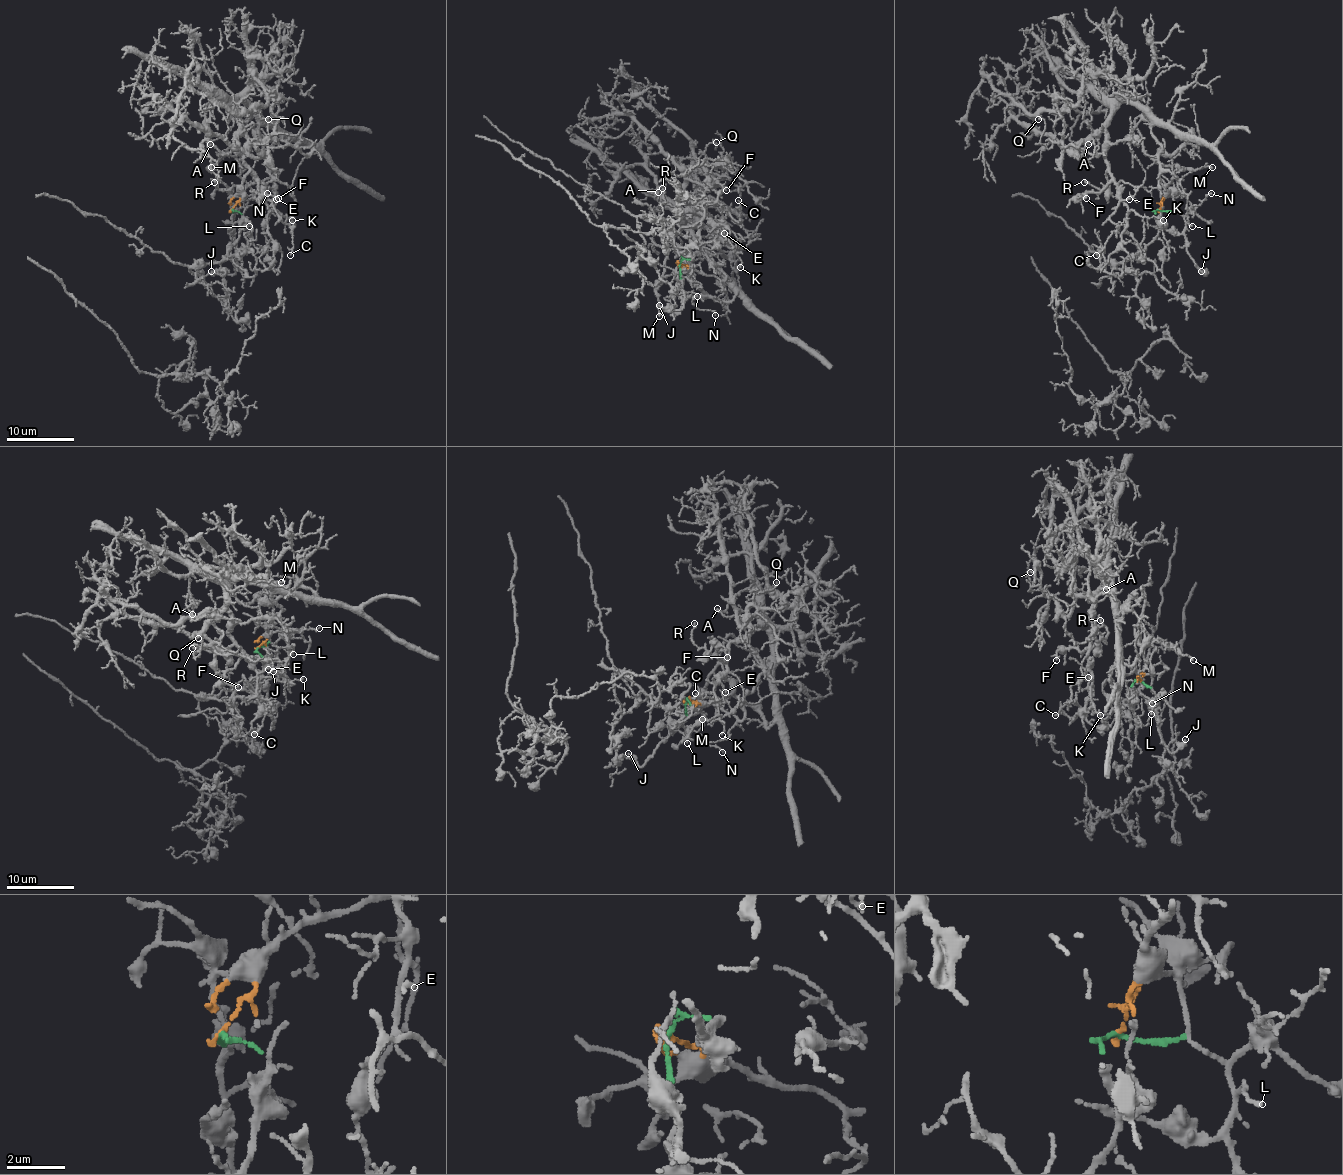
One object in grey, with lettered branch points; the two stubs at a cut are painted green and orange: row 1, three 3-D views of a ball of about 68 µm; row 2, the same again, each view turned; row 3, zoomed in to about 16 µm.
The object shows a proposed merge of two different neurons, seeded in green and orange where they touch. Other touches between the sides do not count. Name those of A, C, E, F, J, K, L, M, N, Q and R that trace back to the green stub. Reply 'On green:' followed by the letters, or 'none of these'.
On green: J, L, N

